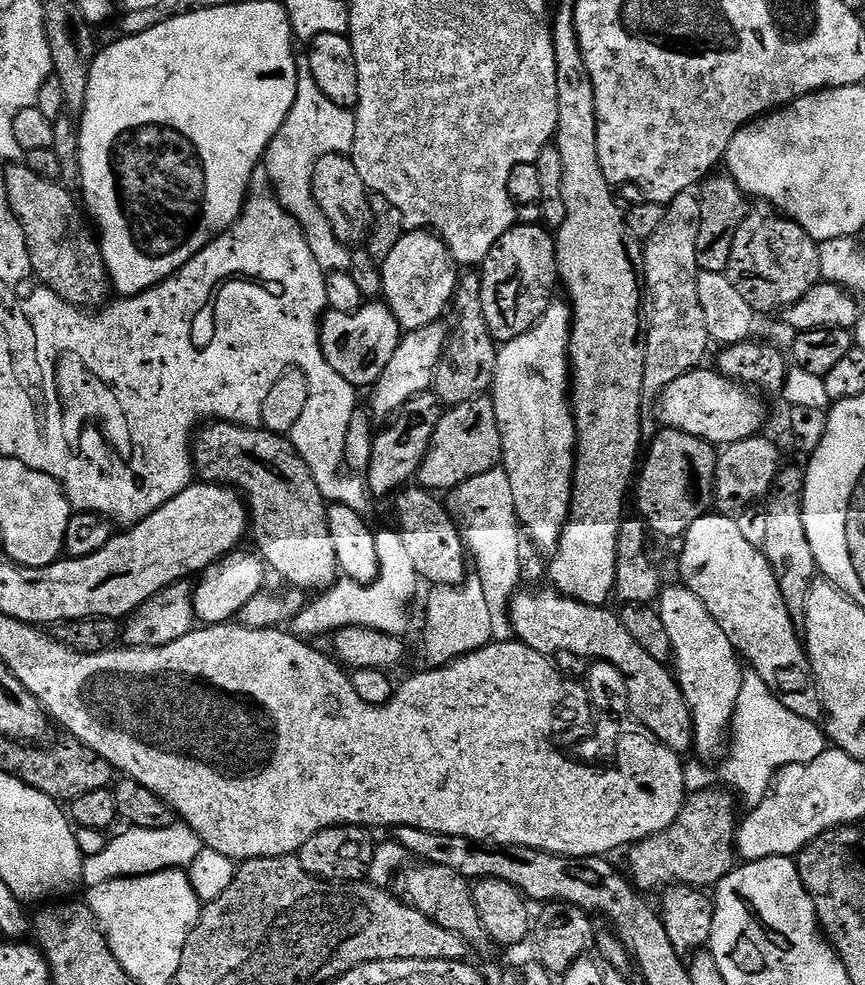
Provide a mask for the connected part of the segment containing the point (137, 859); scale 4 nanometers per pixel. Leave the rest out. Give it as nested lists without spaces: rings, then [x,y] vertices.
[[[173,822],[162,830],[146,830],[131,826],[109,839],[104,849],[93,856],[84,857],[82,880],[88,888],[111,880],[125,880],[131,876],[149,876],[168,868],[186,870],[198,858],[202,847],[198,834],[183,822]]]

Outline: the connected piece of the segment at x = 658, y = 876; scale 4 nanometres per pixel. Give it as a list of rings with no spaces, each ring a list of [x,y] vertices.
[[[712,791],[691,793],[670,827],[627,849],[627,871],[631,883],[641,893],[649,894],[655,888],[663,890],[674,884],[688,884],[691,888],[708,890],[737,867],[736,804],[727,796],[727,791]]]

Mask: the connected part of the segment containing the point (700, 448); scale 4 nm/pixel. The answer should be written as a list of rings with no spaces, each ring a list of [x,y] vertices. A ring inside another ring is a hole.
[[[661,427],[649,444],[634,480],[635,515],[655,535],[683,537],[713,507],[717,449],[694,434],[666,427]]]

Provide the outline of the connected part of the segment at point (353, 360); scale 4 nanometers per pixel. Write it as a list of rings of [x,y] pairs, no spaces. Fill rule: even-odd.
[[[383,302],[365,303],[357,312],[325,311],[320,321],[320,348],[330,366],[357,389],[367,389],[386,370],[398,350],[402,329]]]

